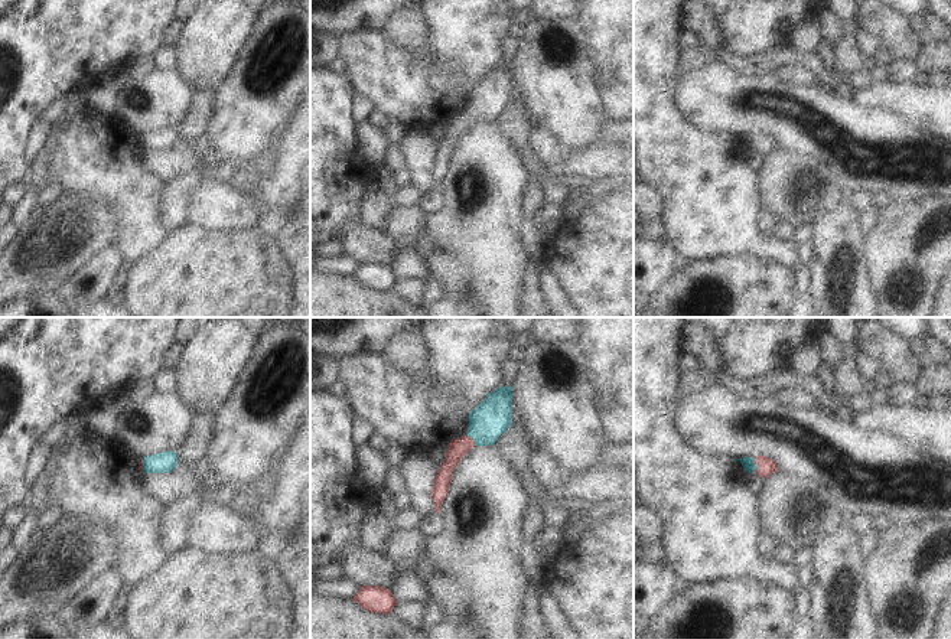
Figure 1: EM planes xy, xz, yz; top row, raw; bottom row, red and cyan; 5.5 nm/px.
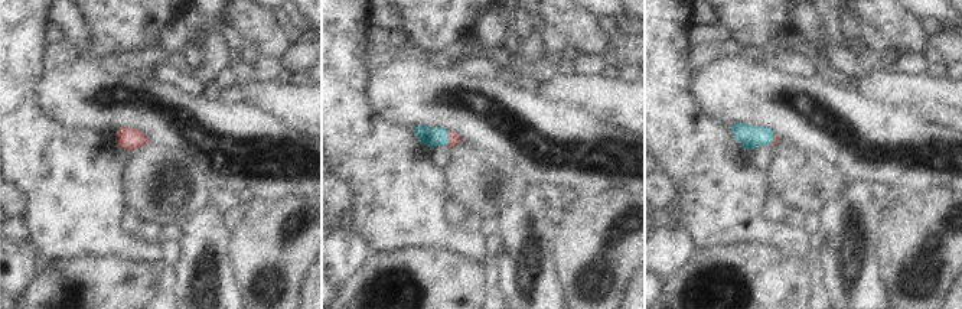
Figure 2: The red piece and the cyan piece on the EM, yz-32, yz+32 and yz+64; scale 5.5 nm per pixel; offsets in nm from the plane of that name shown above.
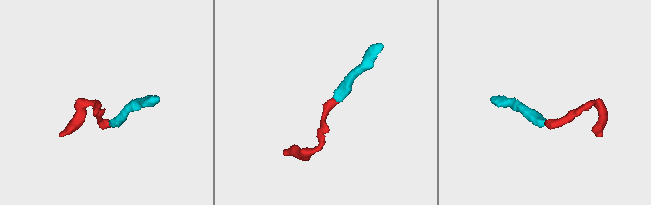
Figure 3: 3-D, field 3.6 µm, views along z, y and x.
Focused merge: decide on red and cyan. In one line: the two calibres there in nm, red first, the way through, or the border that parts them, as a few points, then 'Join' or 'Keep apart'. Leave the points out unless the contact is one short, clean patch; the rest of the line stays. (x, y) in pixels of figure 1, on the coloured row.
Thickness 100 nm (red) against 70 nm. Path across: yz (765, 466), (755, 463), (748, 463). Join.

